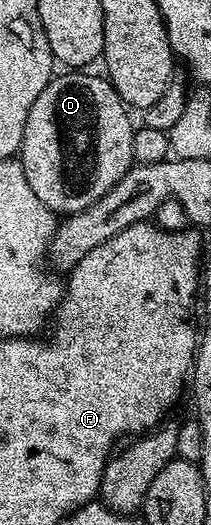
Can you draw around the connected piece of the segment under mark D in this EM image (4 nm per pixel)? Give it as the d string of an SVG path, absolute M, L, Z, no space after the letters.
M66 70L63 73L63 76L51 76L48 86L40 90L40 98L32 102L28 122L24 122L20 153L22 173L28 178L28 186L32 186L36 198L55 214L82 212L92 206L92 202L104 198L104 194L108 194L134 164L132 138L136 124L130 121L128 105L119 98L109 80L102 74L93 76L90 70Z

